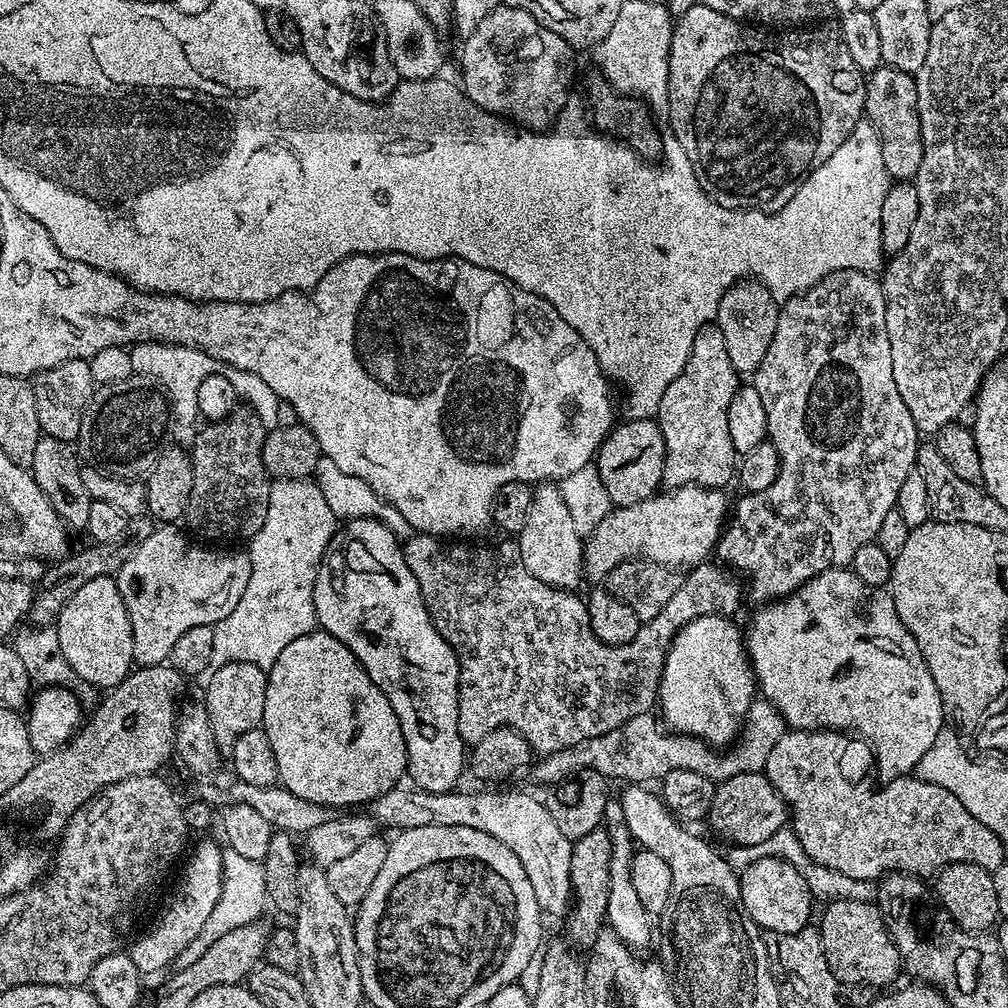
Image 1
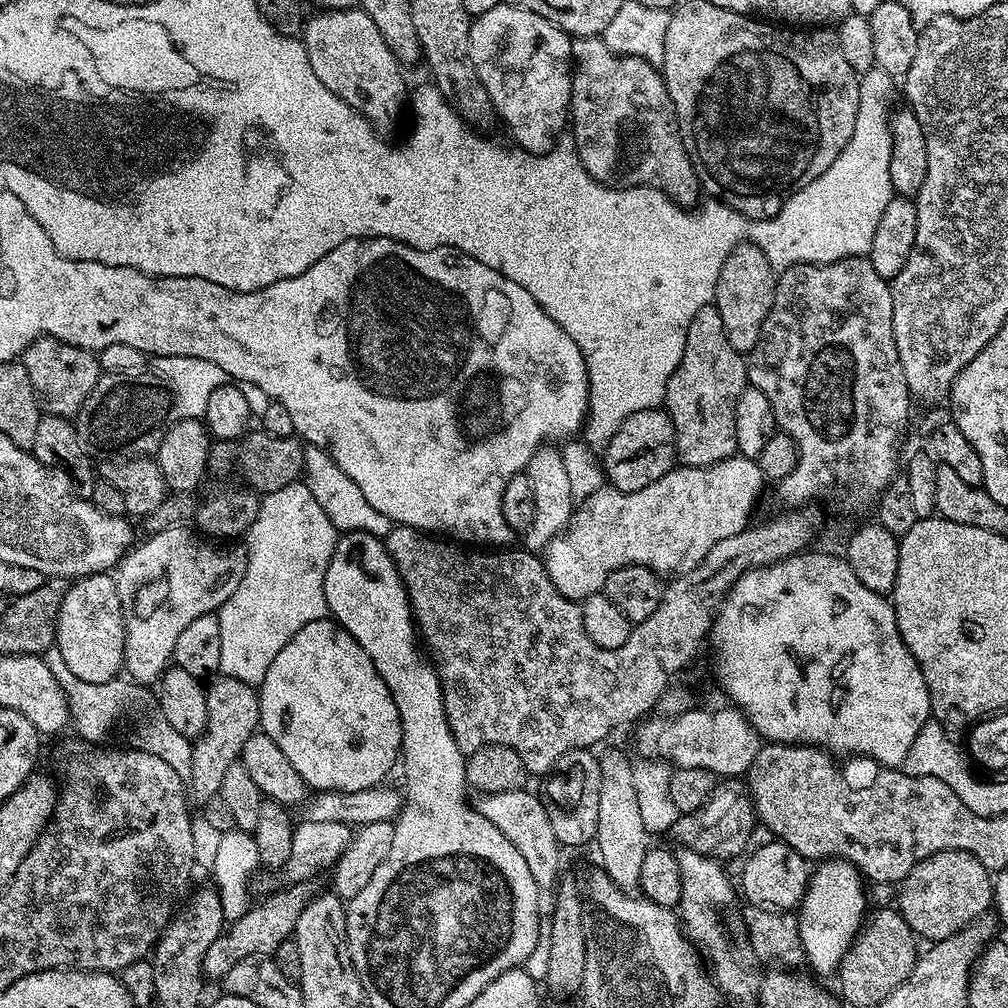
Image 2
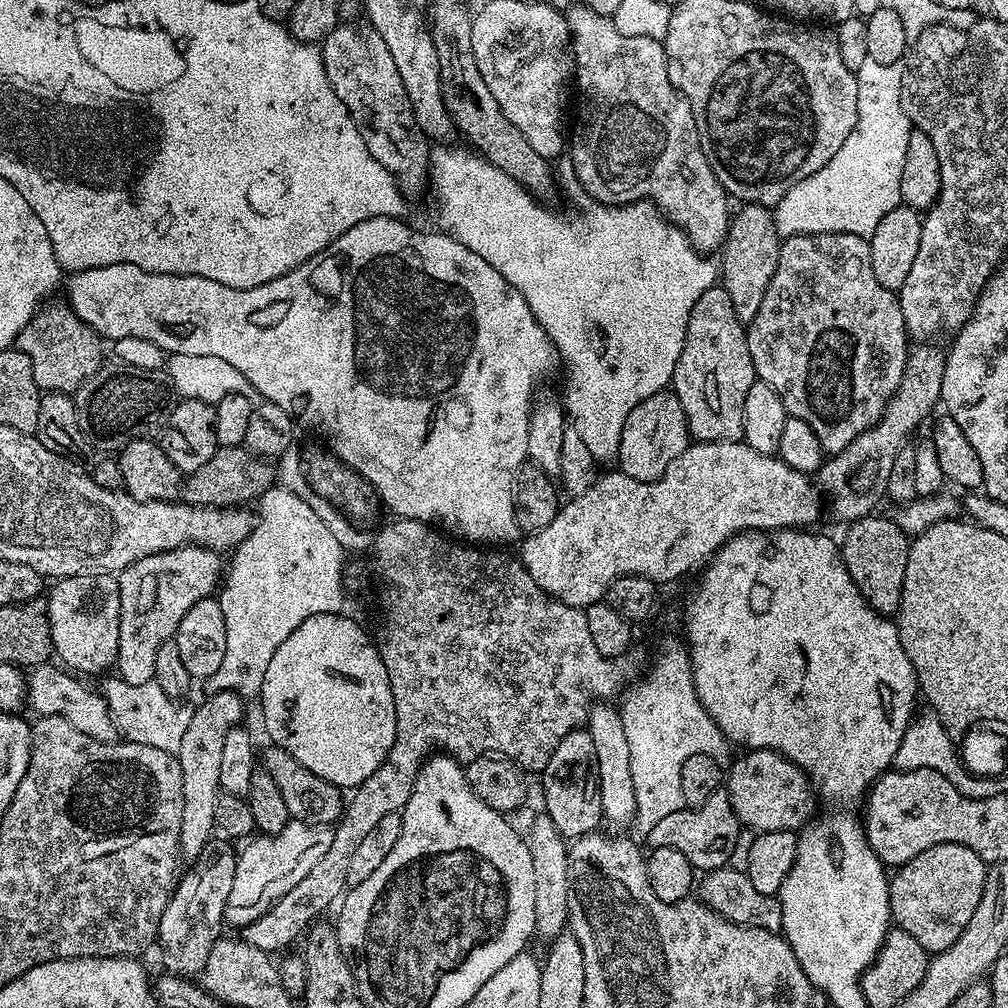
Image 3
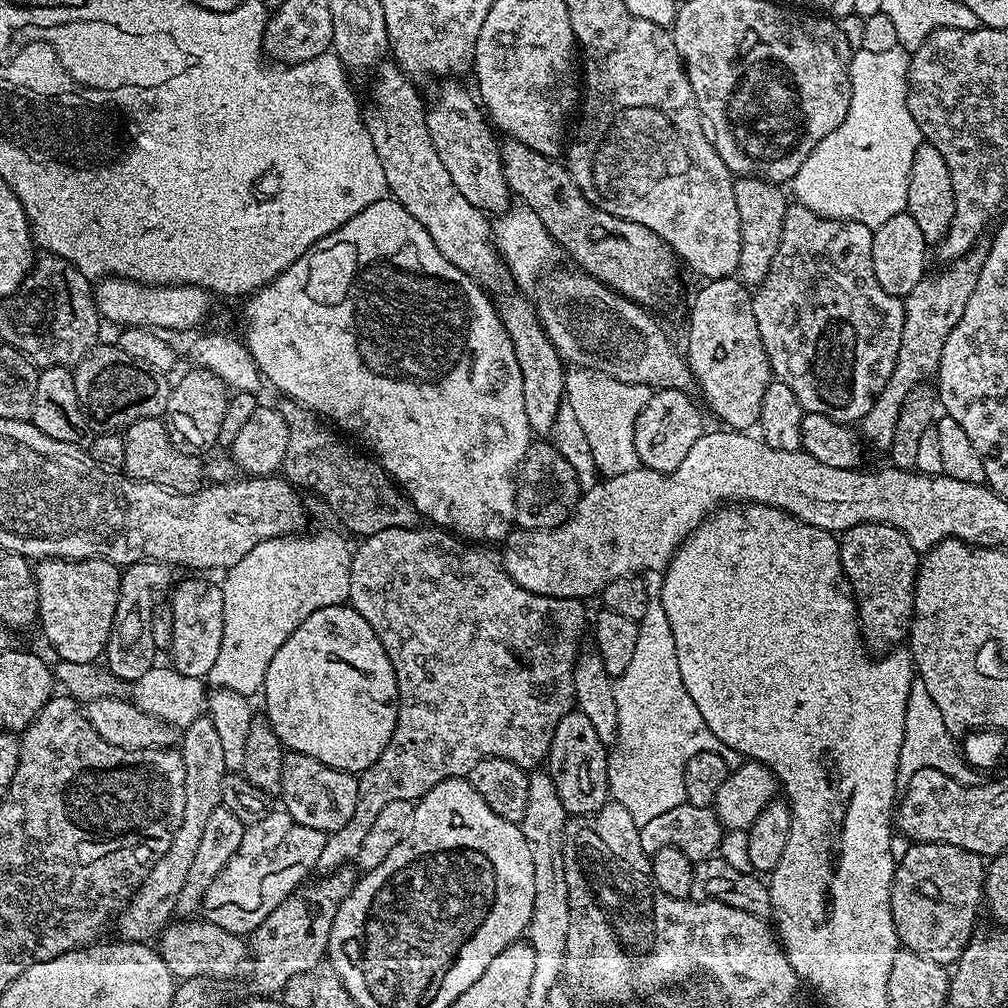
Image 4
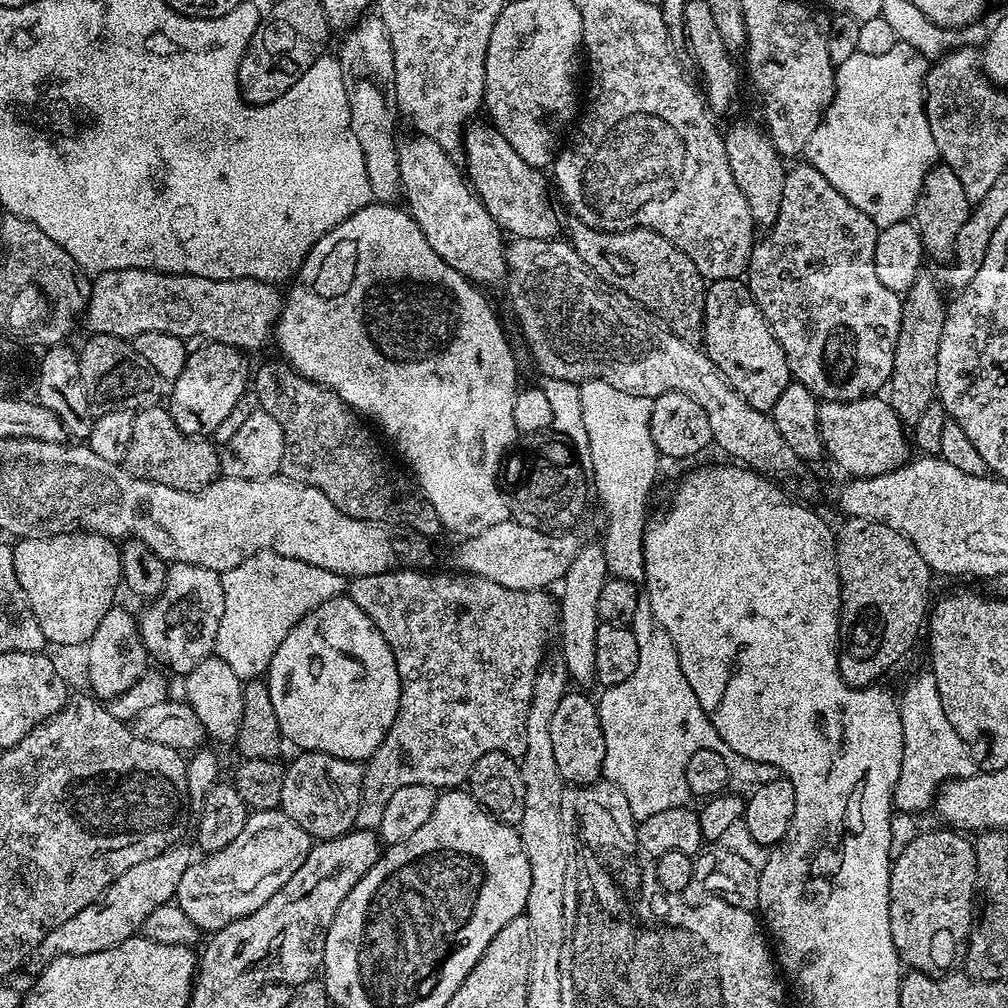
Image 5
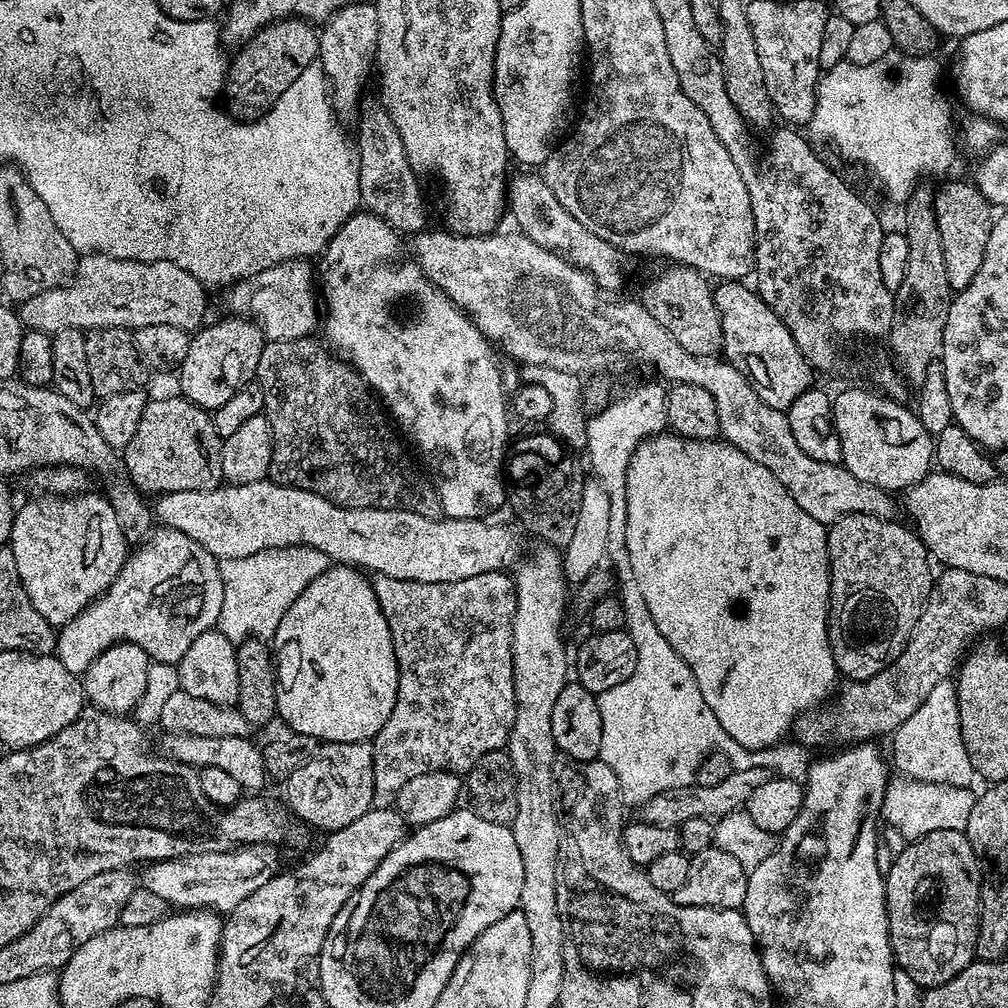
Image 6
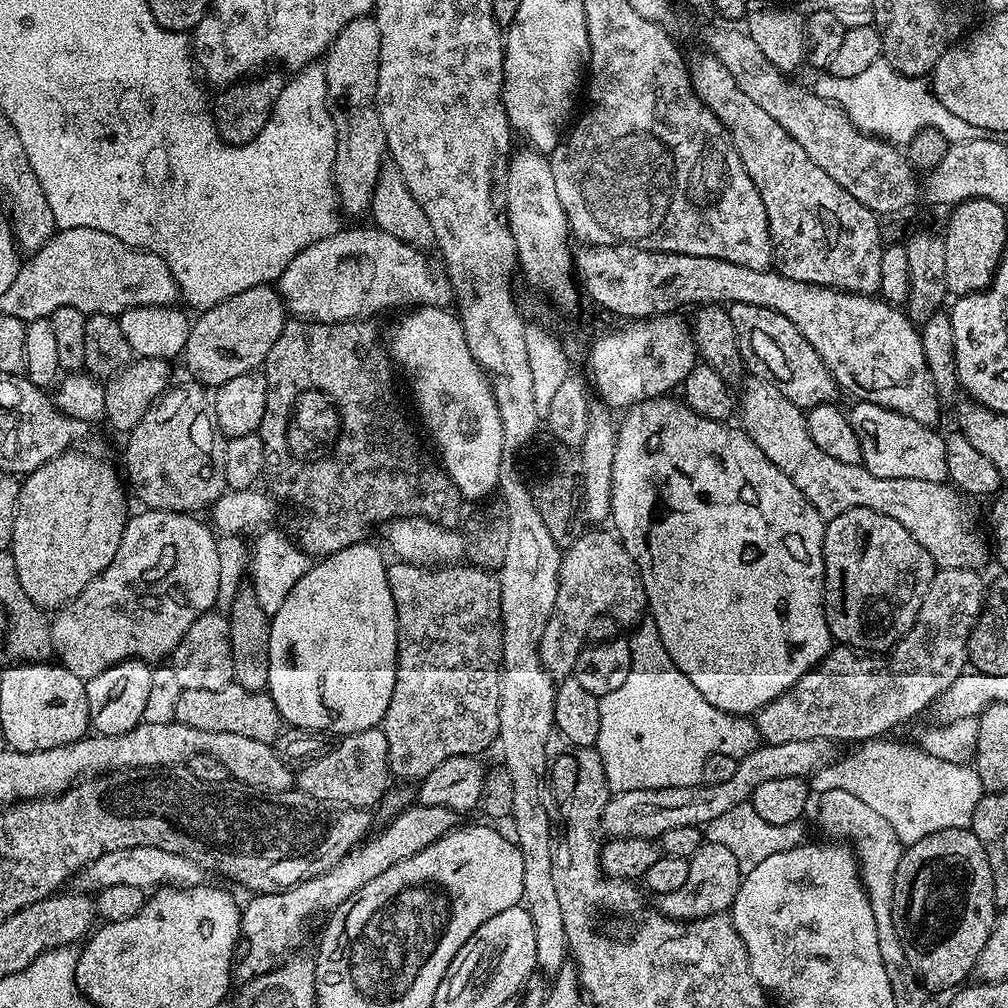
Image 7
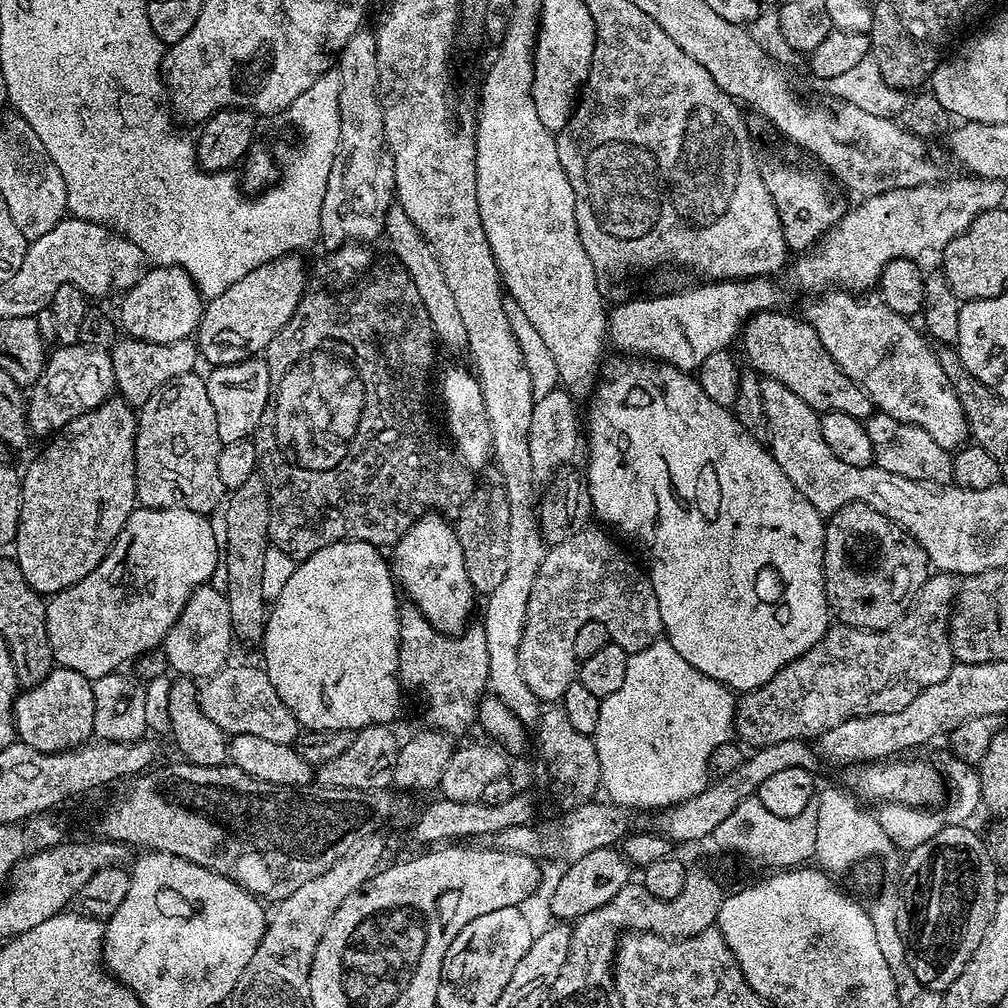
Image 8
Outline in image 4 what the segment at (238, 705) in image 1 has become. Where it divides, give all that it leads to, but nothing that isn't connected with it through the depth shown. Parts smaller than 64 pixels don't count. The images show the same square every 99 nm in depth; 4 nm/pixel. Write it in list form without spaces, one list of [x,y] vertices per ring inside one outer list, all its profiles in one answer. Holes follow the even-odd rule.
[[[201,714],[182,730],[178,740],[178,751],[182,758],[182,766],[186,770],[186,806],[182,814],[182,822],[174,832],[171,846],[149,870],[146,878],[140,883],[135,895],[126,903],[117,915],[119,939],[125,943],[147,943],[153,941],[173,919],[176,912],[178,895],[186,884],[191,863],[198,852],[199,840],[206,830],[207,819],[211,812],[220,806],[222,782],[229,775],[226,761],[222,758],[222,745],[218,739],[218,730],[210,717]]]

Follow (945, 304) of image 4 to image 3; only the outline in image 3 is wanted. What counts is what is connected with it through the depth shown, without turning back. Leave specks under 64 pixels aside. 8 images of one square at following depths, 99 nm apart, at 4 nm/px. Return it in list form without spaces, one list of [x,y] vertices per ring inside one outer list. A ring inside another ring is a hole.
[[[920,342],[909,351],[908,361],[902,374],[902,382],[898,382],[898,390],[890,398],[886,410],[880,416],[874,427],[868,428],[846,450],[835,453],[831,458],[825,459],[819,472],[815,473],[814,480],[822,489],[823,495],[832,503],[832,512],[841,520],[844,526],[852,523],[854,520],[861,520],[864,516],[873,515],[876,503],[885,499],[888,483],[890,482],[890,470],[894,467],[894,458],[898,458],[898,450],[902,450],[913,439],[912,431],[931,414],[941,403],[942,394],[942,374],[944,373],[943,351],[939,352],[934,345],[929,342]]]

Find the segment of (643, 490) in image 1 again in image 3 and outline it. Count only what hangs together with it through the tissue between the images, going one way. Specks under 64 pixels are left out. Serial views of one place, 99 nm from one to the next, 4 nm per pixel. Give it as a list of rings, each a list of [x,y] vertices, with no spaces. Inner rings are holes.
[[[671,390],[655,392],[646,398],[646,402],[638,402],[638,406],[630,410],[630,418],[626,418],[626,426],[622,426],[619,471],[642,482],[660,480],[670,462],[677,460],[688,449],[689,443],[686,410],[682,410],[682,402],[678,402],[676,393]]]

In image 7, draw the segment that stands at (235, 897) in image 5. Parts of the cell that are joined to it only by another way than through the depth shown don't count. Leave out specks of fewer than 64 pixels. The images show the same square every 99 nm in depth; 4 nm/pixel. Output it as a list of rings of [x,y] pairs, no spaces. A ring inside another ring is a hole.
[[[130,846],[126,850],[102,854],[102,858],[87,864],[76,873],[74,884],[81,893],[95,894],[106,886],[138,886],[145,890],[155,890],[161,886],[191,886],[201,883],[201,880],[202,869],[182,854],[158,850],[158,846]]]

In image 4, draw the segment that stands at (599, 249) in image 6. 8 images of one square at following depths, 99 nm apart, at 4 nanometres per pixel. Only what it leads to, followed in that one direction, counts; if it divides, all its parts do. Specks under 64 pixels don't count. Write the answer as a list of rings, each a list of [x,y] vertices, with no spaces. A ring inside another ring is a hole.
[[[452,78],[445,79],[436,97],[427,101],[424,121],[430,130],[430,142],[434,142],[438,159],[442,166],[446,166],[450,179],[454,181],[454,186],[458,186],[466,202],[485,214],[503,213],[510,204],[510,189],[504,180],[500,161],[501,141],[496,140],[497,133],[490,127],[490,121],[477,97],[459,88],[454,81]]]

